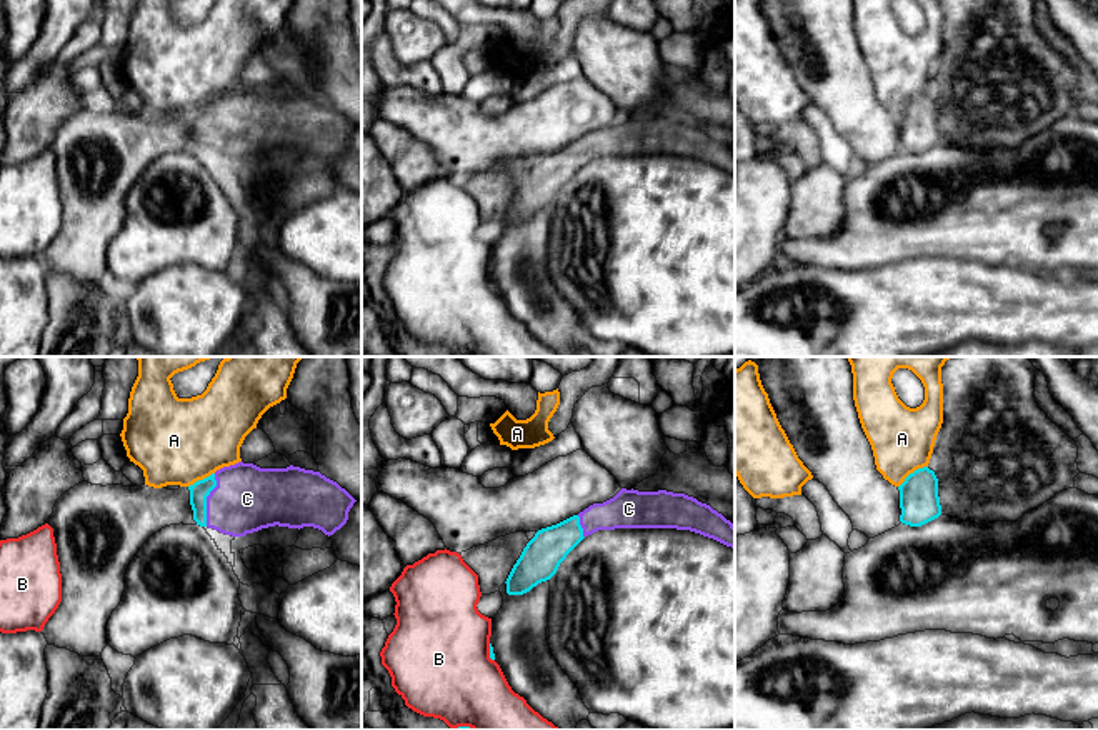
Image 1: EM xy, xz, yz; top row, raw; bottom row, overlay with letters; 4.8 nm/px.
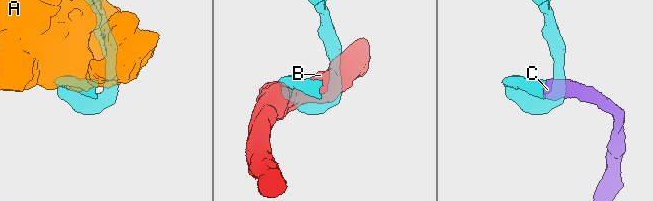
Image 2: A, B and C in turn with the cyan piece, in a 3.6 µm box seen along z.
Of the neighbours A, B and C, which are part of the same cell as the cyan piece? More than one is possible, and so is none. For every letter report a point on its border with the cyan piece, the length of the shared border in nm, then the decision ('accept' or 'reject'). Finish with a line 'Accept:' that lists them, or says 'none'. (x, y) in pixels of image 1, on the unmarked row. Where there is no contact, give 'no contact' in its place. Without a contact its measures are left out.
A: contact yz (913, 99); length 180 nm; reject
B: contact xz (464, 354); length 100 nm; reject
C: contact xy (205, 127); length 260 nm; accept
Accept: C

